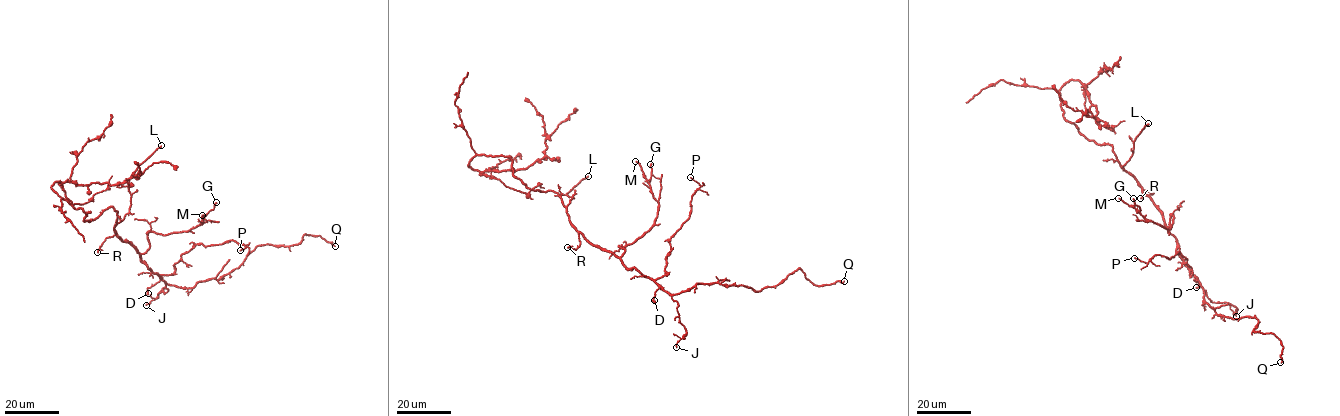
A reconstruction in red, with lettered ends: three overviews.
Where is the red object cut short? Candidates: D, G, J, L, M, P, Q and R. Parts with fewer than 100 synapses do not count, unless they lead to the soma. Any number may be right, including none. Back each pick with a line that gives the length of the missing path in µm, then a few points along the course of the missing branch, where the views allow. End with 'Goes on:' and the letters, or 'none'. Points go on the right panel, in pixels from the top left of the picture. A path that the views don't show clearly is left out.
L: about 70 µm are missing; missing branch runs (1148, 123), (1170, 97), (1180, 57), (1179, 40), (1164, 14), (1162, 19)
Goes on: L

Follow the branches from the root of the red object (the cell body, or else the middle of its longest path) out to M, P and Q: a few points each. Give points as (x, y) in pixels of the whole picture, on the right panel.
M: (1143, 190), (1161, 213), (1169, 232), (1173, 215), (1169, 230), (1148, 221), (1118, 198)
P: (1143, 190), (1192, 274), (1179, 251), (1147, 263), (1134, 258)
Q: (1143, 190), (1203, 288), (1203, 305), (1233, 319), (1255, 315), (1254, 332), (1273, 333), (1283, 345), (1280, 362)

